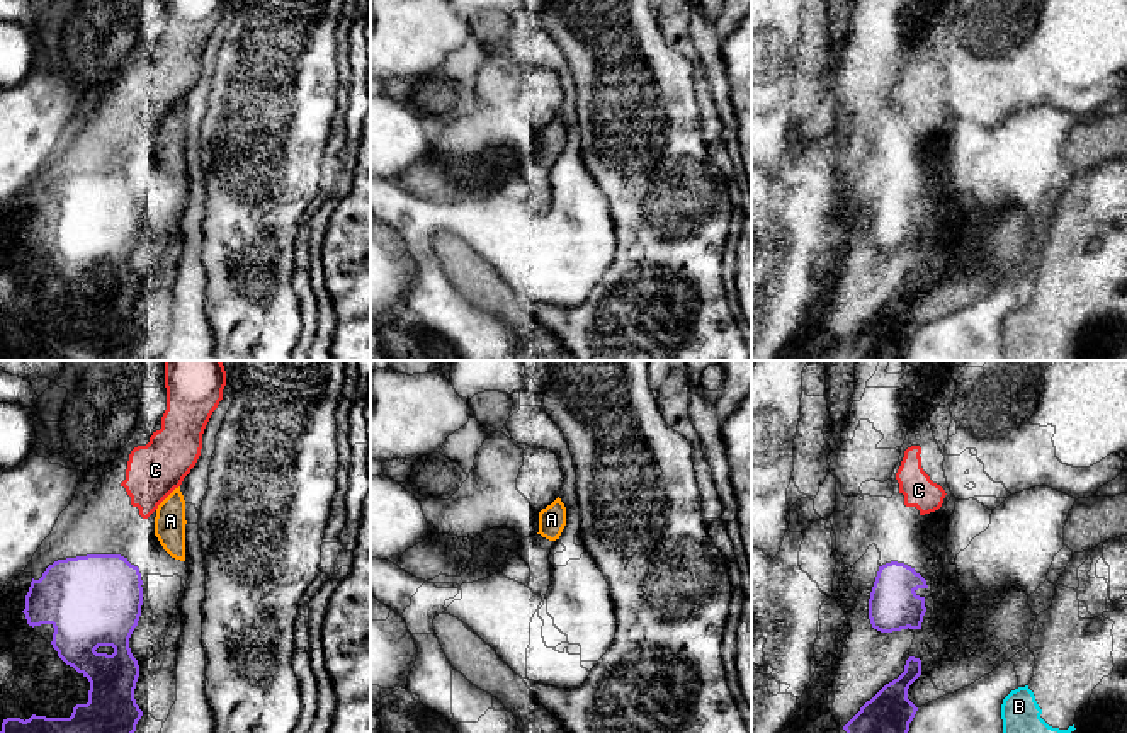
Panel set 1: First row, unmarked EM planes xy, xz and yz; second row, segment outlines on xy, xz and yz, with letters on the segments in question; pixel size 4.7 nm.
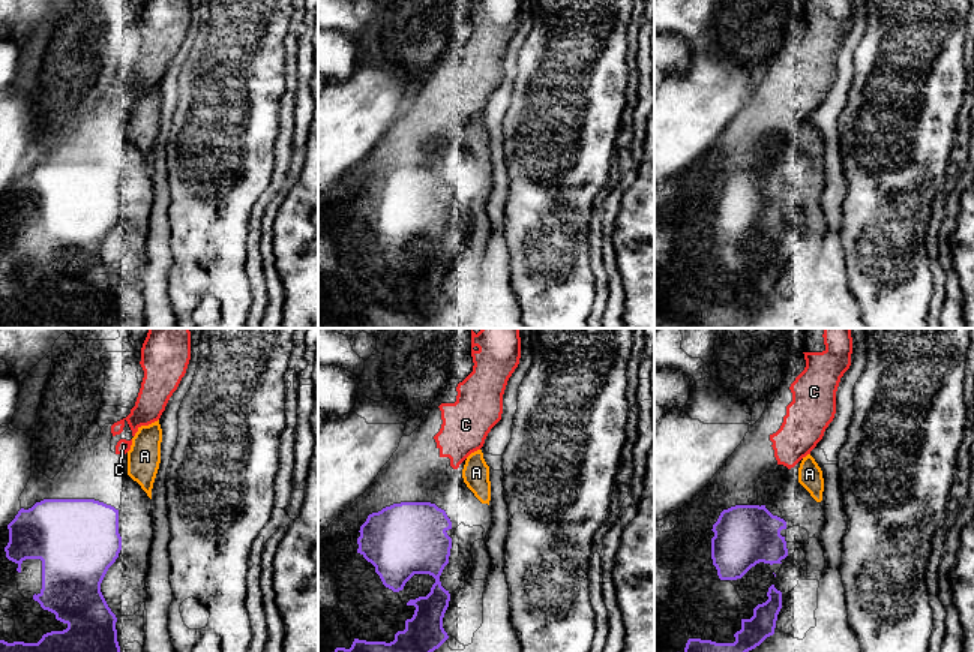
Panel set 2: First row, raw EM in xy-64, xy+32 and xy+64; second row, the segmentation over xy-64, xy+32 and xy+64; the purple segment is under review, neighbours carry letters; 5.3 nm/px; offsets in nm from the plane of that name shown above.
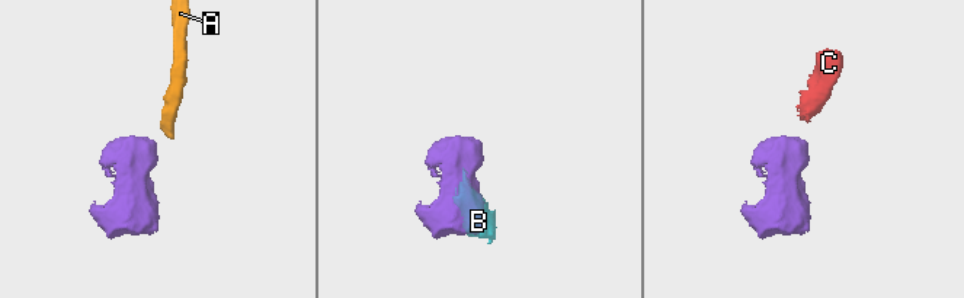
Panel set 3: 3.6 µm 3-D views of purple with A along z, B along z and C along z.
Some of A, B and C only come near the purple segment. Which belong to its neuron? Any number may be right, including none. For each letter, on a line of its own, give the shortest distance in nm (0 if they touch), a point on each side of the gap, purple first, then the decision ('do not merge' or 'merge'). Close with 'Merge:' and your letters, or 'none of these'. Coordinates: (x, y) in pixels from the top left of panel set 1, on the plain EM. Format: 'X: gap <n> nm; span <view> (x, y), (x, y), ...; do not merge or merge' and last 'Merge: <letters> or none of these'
A: gap 150 nm; span xy (138, 187), (164, 167); do not merge
B: gap 400 nm; span yz (917, 327), (1002, 327); do not merge
C: gap 200 nm; span xy (123, 176), (143, 136); merge
Merge: C

